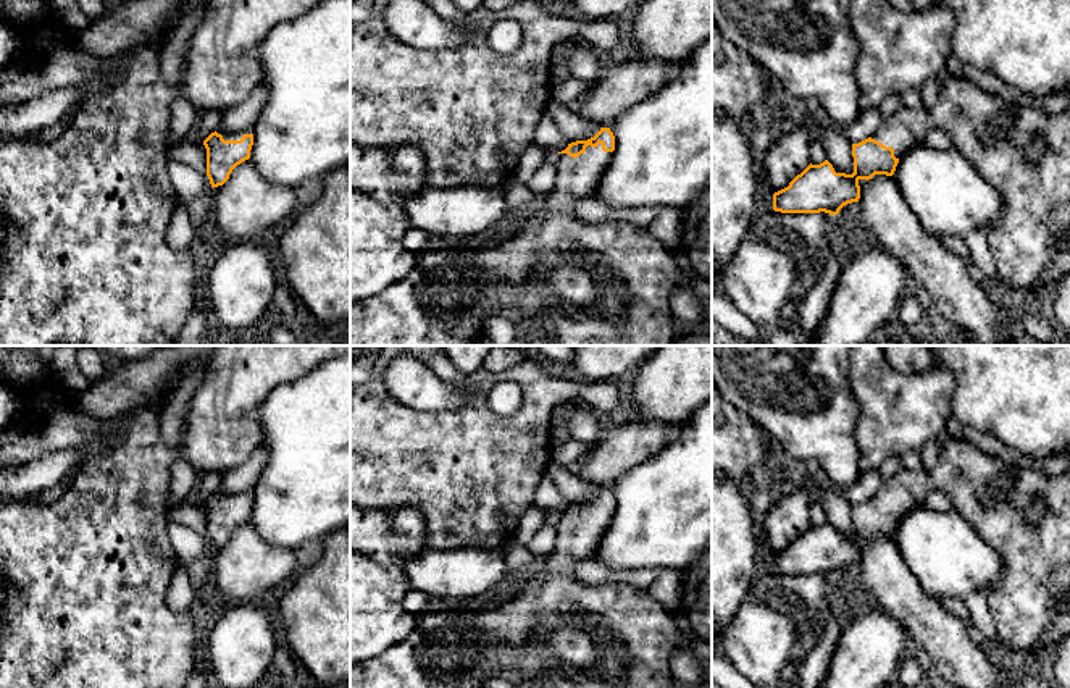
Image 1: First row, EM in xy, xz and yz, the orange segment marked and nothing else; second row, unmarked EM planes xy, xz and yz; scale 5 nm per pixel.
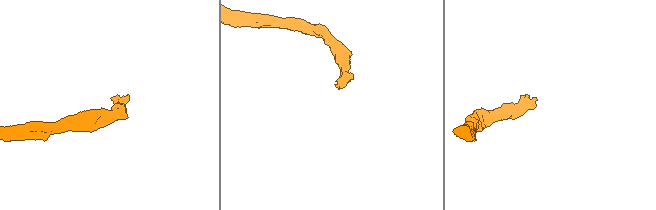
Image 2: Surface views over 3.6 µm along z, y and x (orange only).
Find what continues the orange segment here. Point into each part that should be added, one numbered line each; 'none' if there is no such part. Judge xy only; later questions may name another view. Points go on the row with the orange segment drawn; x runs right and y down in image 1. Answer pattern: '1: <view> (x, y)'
1: xy (226, 134)

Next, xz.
1: xz (591, 285)

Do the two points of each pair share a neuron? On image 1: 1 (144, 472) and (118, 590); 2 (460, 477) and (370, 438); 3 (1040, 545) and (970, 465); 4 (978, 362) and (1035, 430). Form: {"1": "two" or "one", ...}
{"1": "one", "2": "one", "3": "one", "4": "one"}

